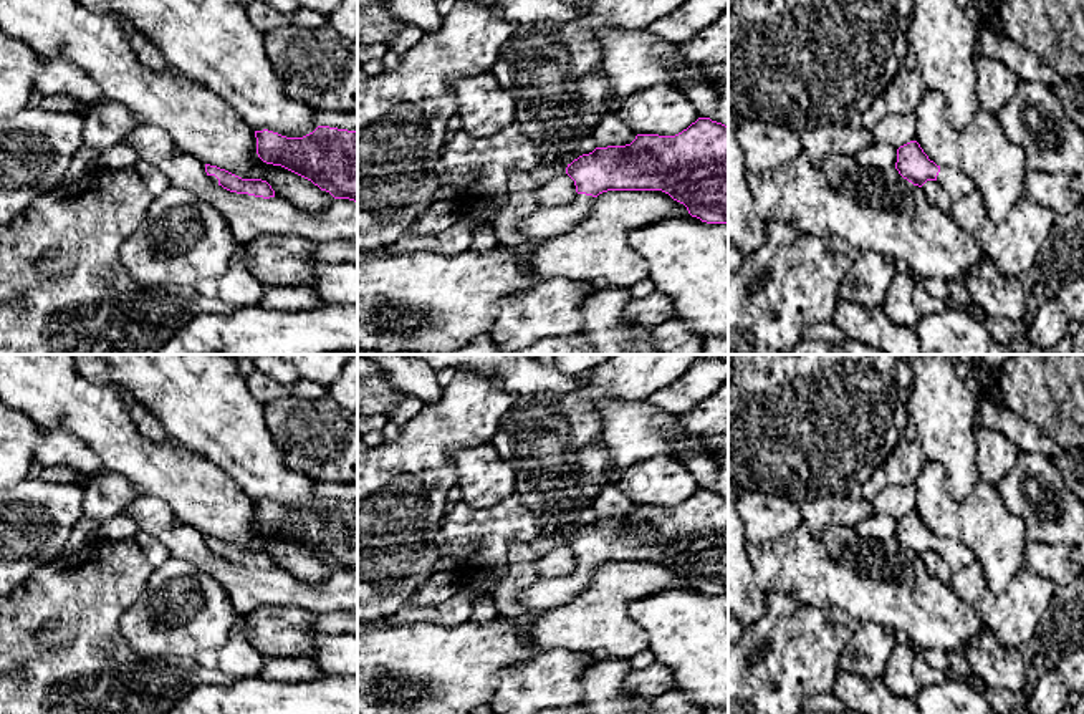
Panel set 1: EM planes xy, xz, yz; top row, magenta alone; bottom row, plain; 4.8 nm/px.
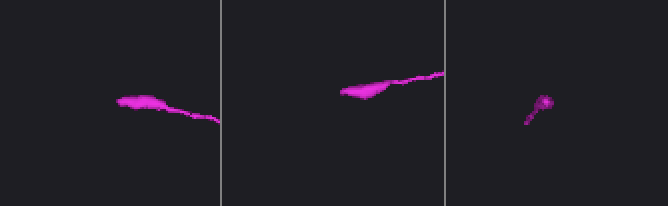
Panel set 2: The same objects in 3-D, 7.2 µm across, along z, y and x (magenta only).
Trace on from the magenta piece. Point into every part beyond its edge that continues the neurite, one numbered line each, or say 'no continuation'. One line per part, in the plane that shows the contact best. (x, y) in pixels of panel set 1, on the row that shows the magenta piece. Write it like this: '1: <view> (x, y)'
1: xz (545, 222)

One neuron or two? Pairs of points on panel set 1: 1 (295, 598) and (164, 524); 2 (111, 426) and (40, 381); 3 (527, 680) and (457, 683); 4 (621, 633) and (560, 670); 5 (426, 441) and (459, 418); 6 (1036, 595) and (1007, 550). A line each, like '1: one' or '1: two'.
1: one
2: one
3: two
4: two
5: one
6: two

